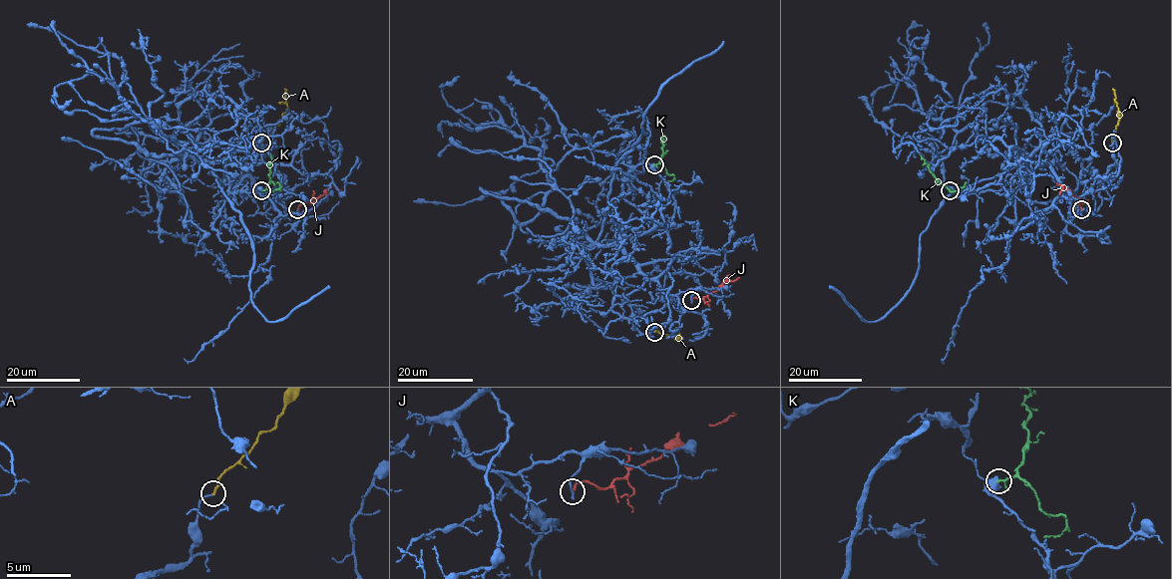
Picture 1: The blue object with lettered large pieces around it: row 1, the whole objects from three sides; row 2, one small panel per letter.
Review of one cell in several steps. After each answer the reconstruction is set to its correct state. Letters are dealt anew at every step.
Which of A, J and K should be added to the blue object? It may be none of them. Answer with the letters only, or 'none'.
A

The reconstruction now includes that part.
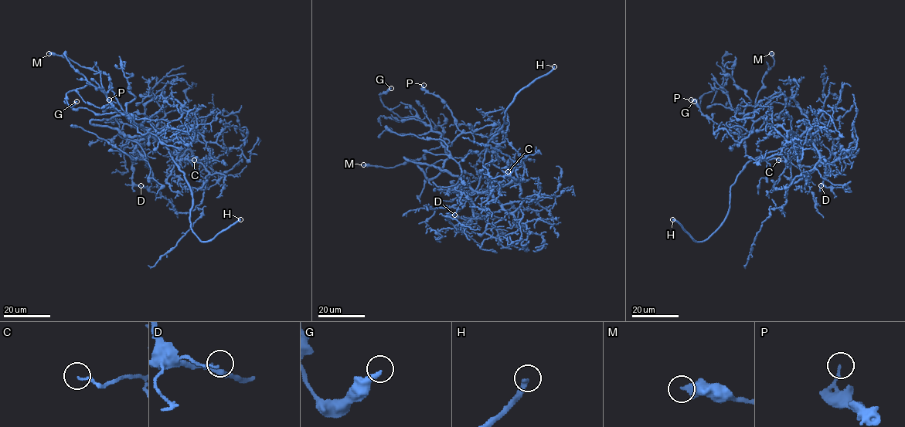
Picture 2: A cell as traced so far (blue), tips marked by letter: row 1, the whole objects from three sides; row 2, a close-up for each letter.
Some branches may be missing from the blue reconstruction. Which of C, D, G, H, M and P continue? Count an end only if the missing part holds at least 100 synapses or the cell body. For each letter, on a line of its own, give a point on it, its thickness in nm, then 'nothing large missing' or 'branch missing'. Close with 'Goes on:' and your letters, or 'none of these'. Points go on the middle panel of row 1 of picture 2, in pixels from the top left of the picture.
C: (508, 171) | 130 nm | nothing large missing
D: (454, 215) | 110 nm | nothing large missing
G: (391, 88) | 240 nm | nothing large missing
H: (554, 66) | 320 nm | branch missing
M: (363, 164) | 440 nm | nothing large missing
P: (423, 85) | 170 nm | nothing large missing
Goes on: H

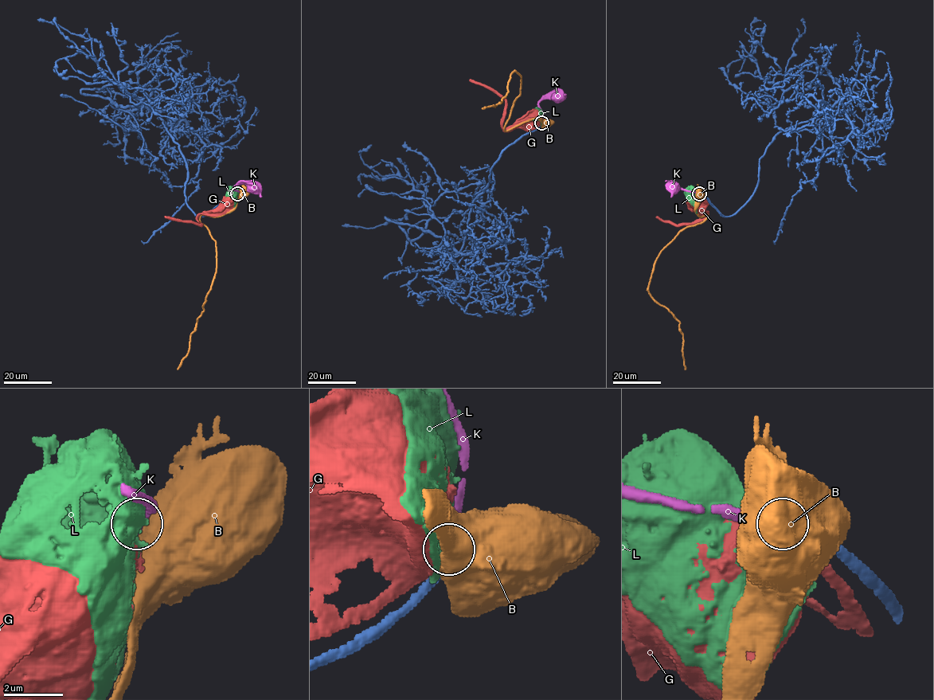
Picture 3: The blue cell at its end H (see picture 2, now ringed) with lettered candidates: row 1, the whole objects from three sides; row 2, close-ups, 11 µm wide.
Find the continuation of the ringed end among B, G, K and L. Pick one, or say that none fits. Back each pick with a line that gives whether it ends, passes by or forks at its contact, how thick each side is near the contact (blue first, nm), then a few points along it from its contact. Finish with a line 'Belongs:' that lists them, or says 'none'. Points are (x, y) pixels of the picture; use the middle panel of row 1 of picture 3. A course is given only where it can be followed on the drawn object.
K: it ends there; 360 nm thick on the blue side, 340 nm on the other; it runs (541, 123), (543, 114), (538, 103), (556, 94), (558, 97)
Belongs: K

